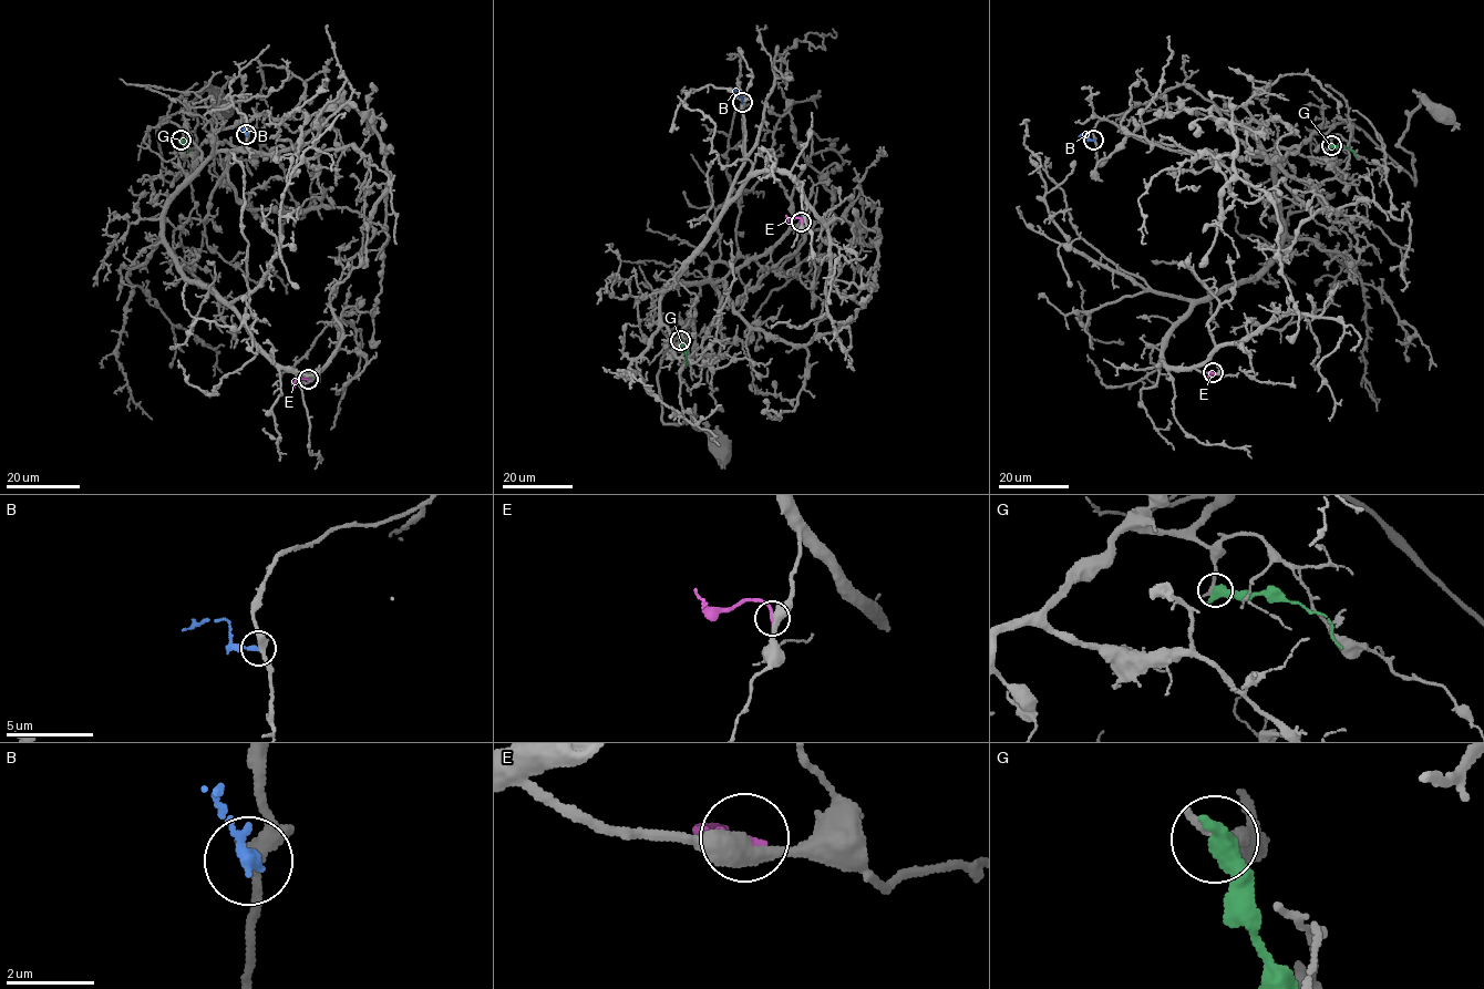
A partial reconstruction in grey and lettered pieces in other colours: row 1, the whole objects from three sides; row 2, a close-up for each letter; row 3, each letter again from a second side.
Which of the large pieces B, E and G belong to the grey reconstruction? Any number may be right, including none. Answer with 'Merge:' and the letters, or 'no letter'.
Merge: no letter

